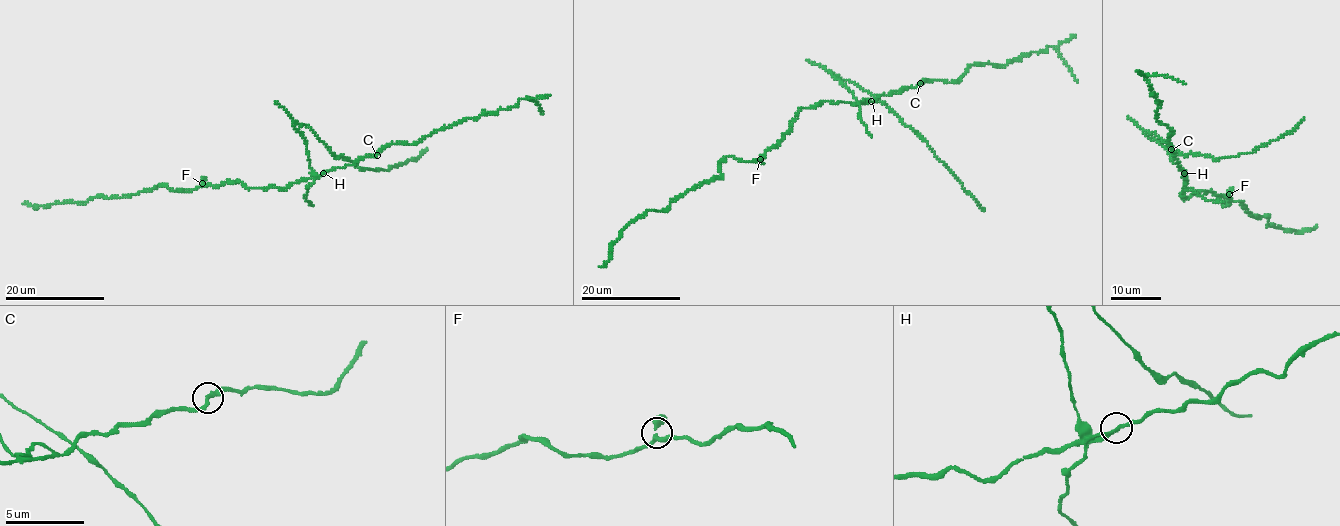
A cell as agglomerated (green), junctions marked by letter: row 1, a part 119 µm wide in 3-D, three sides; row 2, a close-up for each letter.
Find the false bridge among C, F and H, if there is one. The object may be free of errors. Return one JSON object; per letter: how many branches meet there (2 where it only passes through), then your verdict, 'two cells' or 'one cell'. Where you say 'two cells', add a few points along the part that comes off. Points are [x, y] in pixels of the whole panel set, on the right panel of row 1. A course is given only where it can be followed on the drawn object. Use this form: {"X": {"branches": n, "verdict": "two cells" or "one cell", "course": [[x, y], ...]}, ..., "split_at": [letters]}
{"C": {"branches": 2, "verdict": "one cell"}, "F": {"branches": 3, "verdict": "one cell"}, "H": {"branches": 3, "verdict": "two cells", "course": [[1185, 173], [1145, 131], [1154, 132], [1183, 154], [1214, 159], [1253, 152], [1290, 133], [1305, 118]]}, "split_at": ["H"]}

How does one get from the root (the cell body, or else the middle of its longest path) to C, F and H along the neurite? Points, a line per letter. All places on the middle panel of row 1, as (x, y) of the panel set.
C: (830, 101), (873, 102), (881, 94), (899, 93), (920, 83)
F: (830, 101), (801, 108), (790, 129), (760, 159)
H: (830, 101), (872, 101)

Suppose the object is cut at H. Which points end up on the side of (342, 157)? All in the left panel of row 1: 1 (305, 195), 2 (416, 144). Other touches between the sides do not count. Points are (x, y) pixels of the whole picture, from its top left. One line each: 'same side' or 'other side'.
1: same side
2: other side

